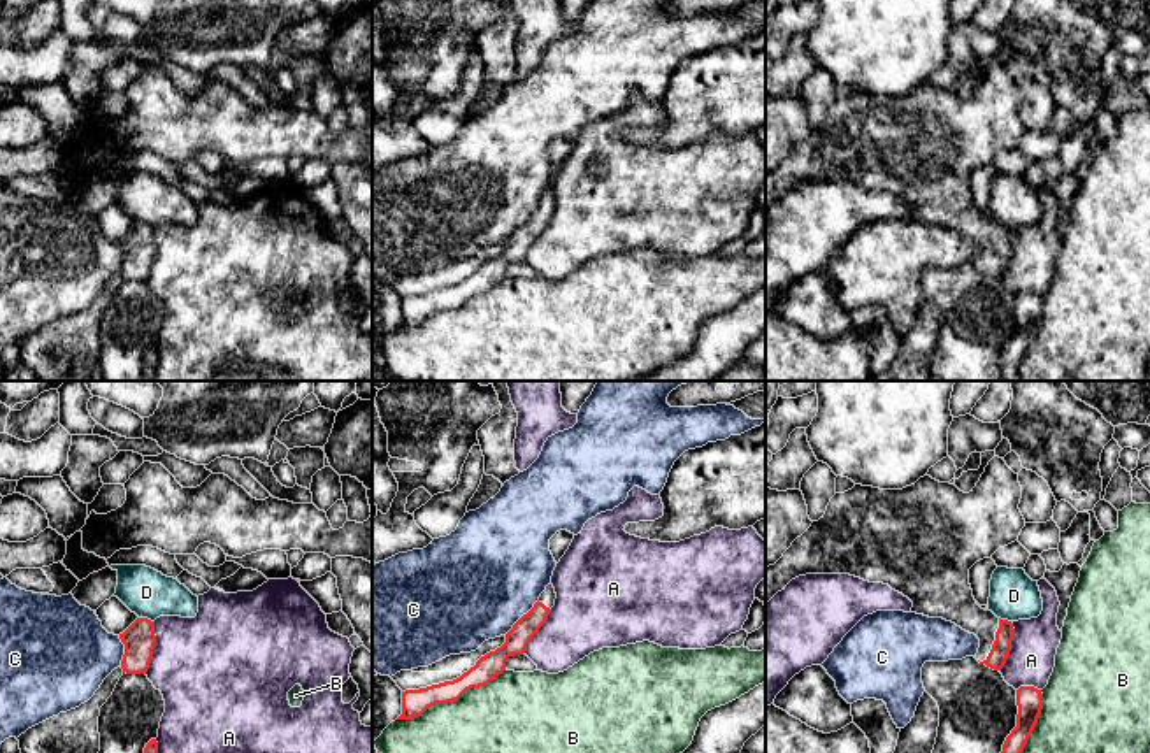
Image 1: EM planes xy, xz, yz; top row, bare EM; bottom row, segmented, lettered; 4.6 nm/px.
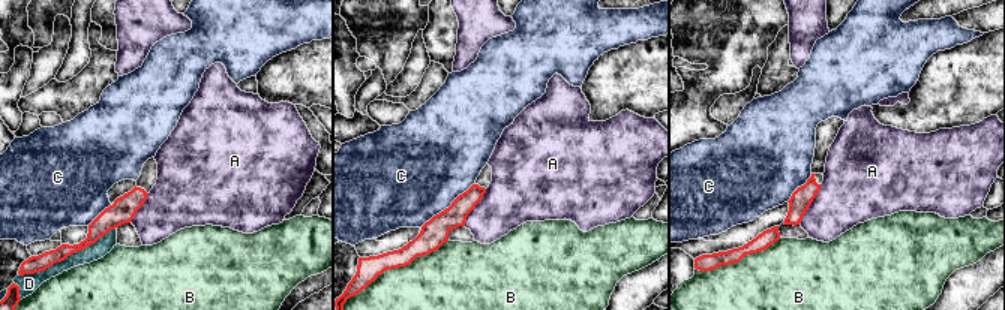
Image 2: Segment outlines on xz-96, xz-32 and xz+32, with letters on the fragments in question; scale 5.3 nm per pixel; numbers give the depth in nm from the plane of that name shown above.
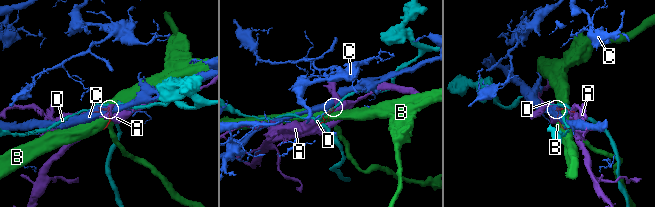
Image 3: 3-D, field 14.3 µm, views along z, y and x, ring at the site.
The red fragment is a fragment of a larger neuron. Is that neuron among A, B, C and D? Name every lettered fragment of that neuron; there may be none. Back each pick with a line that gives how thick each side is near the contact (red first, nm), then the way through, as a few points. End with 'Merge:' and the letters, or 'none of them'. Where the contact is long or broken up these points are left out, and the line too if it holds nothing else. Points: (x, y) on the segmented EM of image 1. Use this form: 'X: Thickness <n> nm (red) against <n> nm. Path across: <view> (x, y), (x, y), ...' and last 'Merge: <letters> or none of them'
Merge: none of them

